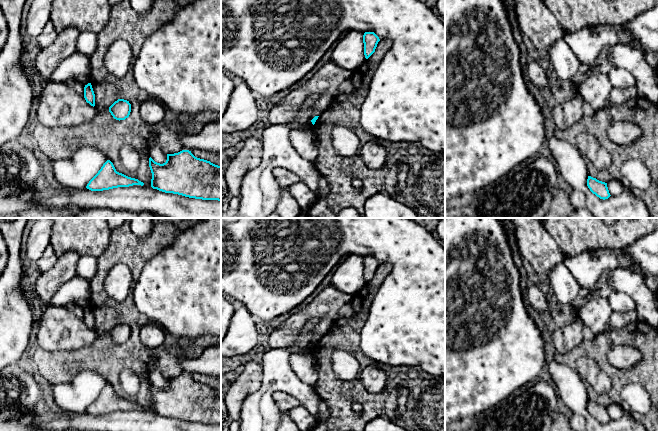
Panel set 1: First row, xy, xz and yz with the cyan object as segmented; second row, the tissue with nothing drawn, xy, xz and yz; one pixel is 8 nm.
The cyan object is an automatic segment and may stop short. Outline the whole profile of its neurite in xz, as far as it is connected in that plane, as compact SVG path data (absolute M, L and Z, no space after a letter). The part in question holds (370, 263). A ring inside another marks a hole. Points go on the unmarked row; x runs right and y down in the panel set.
M374 256L364 257L363 267L364 267L364 279L366 283L368 283L375 276L375 273L379 265L380 265L379 261Z

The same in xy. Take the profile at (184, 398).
M182 374L167 378L165 387L149 382L151 411L189 422L221 425L221 390Z

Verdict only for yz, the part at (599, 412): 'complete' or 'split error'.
complete

